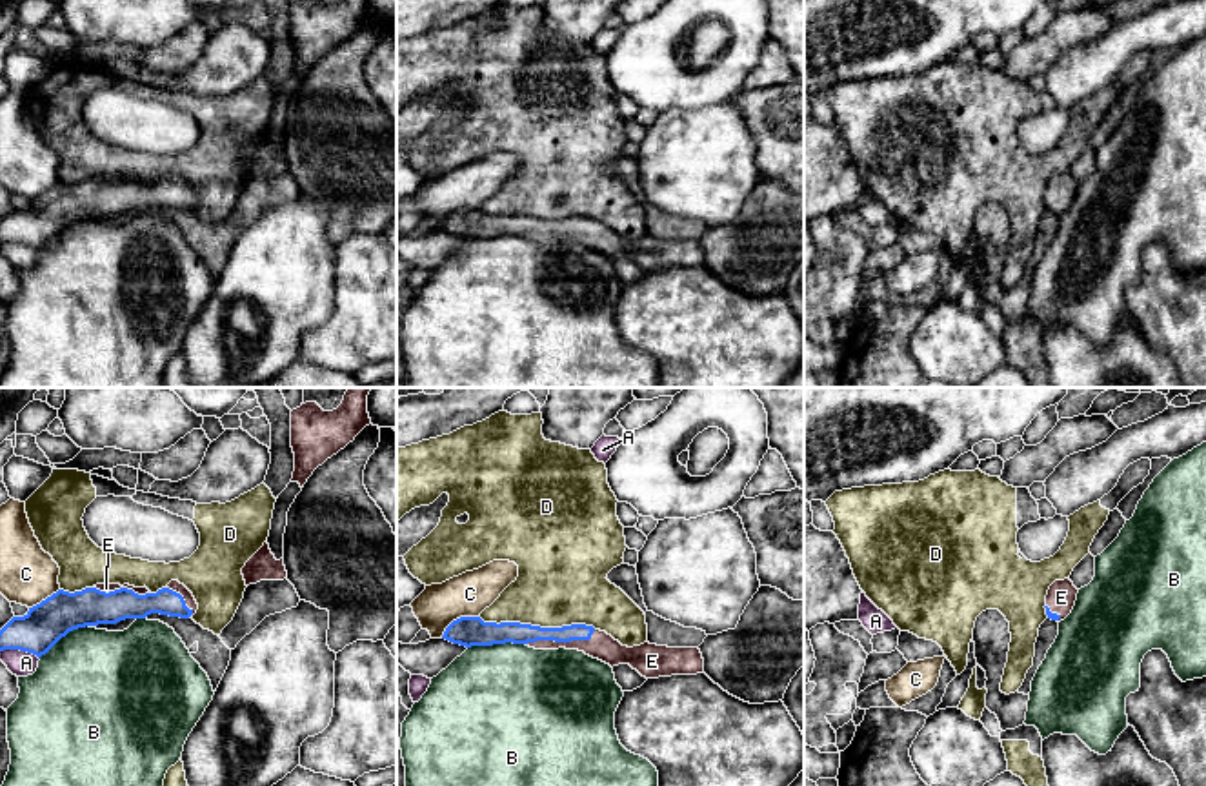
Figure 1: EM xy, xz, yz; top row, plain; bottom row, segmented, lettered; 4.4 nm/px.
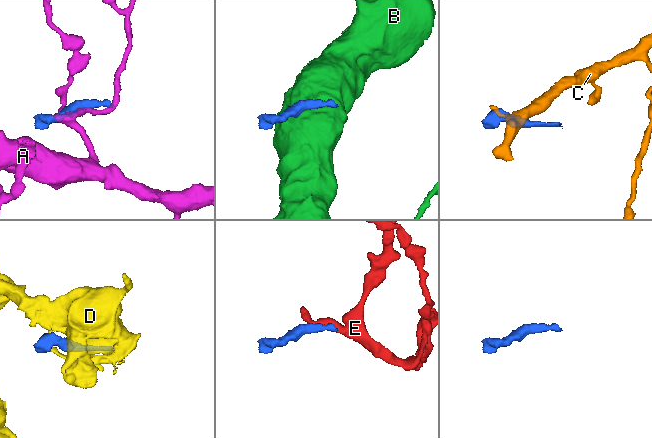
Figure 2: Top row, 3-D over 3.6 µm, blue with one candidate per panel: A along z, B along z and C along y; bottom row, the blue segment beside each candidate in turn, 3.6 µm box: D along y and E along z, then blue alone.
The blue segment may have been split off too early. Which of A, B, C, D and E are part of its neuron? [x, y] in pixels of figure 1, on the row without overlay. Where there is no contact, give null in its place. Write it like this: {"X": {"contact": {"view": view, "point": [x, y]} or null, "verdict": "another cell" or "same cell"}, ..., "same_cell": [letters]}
{"A": {"contact": {"view": "xy", "point": [20, 242]}, "verdict": "another cell"}, "B": {"contact": {"view": "xz", "point": [495, 235]}, "verdict": "another cell"}, "C": {"contact": {"view": "xz", "point": [457, 211]}, "verdict": "another cell"}, "D": {"contact": {"view": "xz", "point": [537, 219]}, "verdict": "another cell"}, "E": {"contact": {"view": "xz", "point": [561, 233]}, "verdict": "same cell"}, "same_cell": ["E"]}

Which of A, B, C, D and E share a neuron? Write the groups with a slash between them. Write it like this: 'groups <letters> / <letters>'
groups A / B / C / D / E

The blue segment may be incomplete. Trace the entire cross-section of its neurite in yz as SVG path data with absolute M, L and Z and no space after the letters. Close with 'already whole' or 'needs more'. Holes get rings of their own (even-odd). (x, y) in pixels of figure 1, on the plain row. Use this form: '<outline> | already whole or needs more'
M1070 171L1055 173L1050 178L1048 187L1046 187L1044 200L1046 200L1048 211L1057 213L1057 215L1064 213L1075 198L1077 186L1079 182L1073 178Z | needs more

